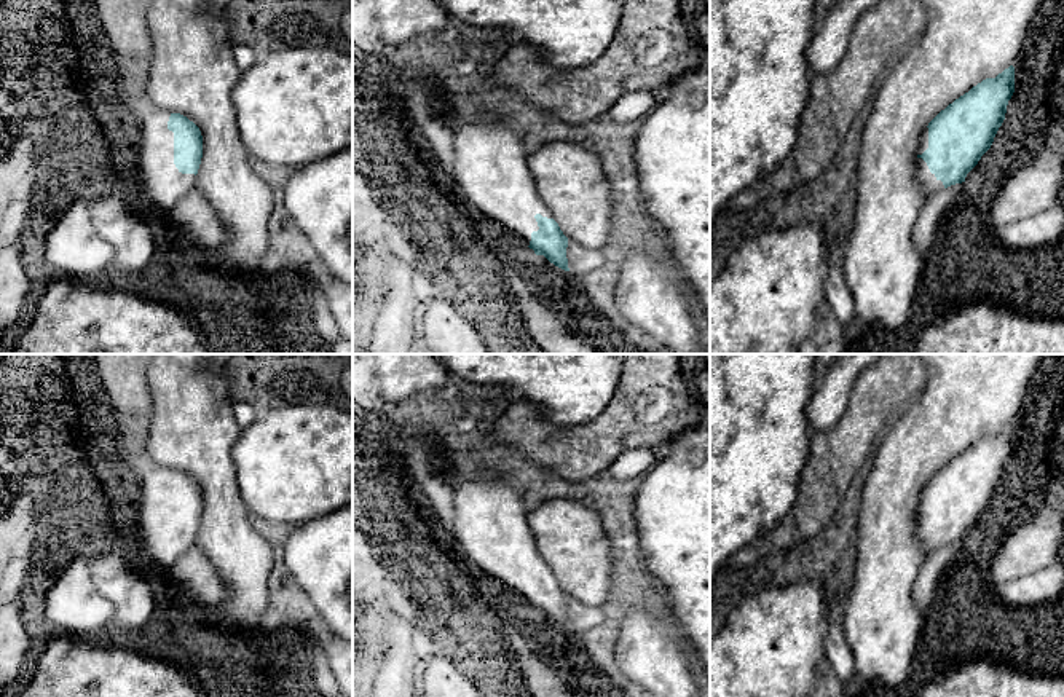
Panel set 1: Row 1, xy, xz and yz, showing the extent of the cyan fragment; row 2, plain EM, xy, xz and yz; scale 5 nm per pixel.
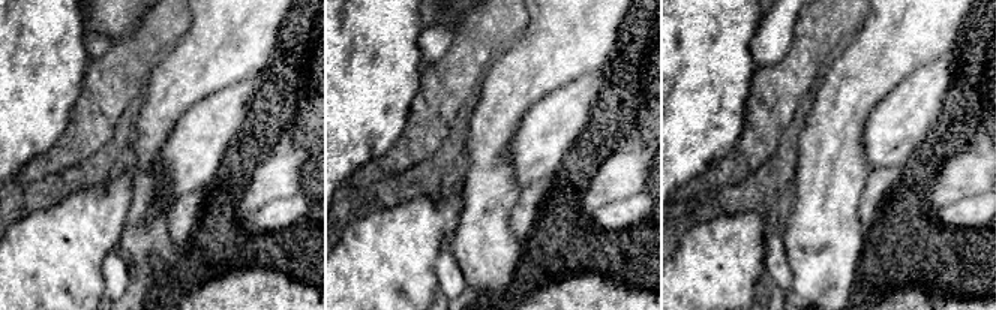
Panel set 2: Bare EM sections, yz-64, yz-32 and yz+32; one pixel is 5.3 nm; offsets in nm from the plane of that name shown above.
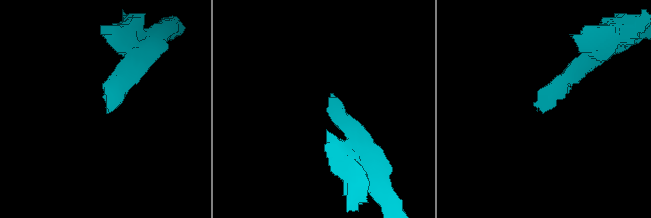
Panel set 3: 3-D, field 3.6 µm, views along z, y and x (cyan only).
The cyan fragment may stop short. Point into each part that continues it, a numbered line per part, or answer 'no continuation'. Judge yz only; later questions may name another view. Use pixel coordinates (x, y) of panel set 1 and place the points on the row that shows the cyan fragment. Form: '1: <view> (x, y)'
1: yz (927, 181)

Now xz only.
1: xz (492, 171)

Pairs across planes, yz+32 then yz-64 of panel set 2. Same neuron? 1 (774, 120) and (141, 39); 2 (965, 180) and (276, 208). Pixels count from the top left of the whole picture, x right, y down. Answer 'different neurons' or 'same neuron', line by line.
1: same neuron
2: different neurons

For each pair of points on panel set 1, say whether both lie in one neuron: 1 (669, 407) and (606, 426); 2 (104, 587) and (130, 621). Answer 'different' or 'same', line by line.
1: same
2: same

